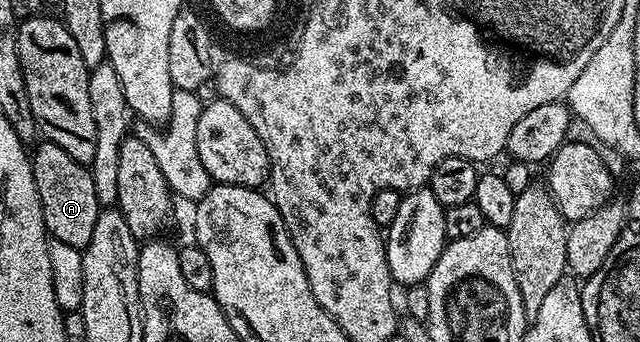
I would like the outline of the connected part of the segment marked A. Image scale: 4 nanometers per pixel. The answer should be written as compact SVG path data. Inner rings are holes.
M42 140L37 147L38 149L32 150L31 153L33 182L39 191L39 203L43 211L46 234L54 241L67 243L69 246L83 251L87 247L87 243L91 243L91 235L95 231L95 219L100 215L103 208L95 195L93 174L86 166L80 165L75 159L71 159L71 155L67 155L67 151L63 151L63 147L59 147L55 143Z

